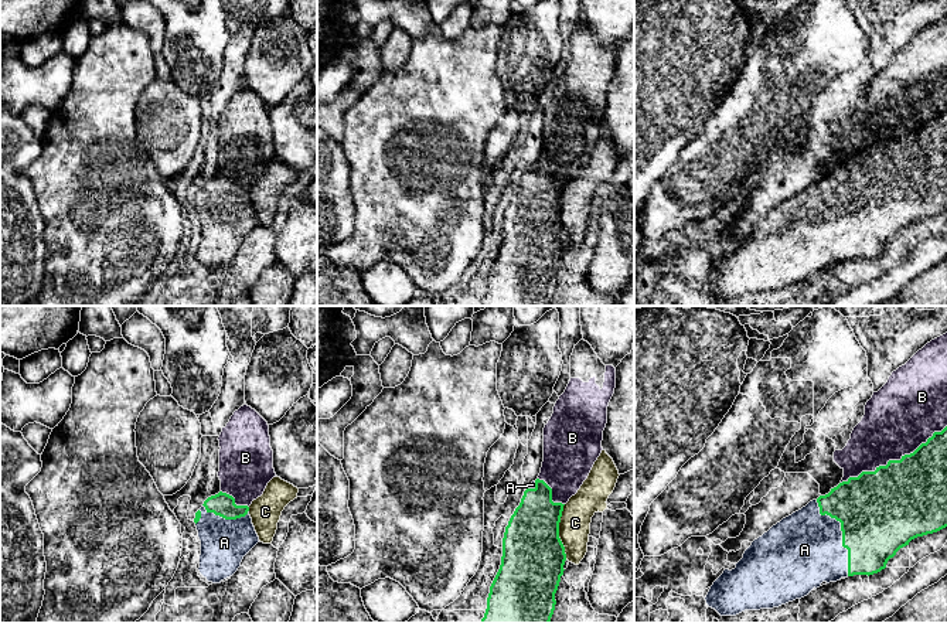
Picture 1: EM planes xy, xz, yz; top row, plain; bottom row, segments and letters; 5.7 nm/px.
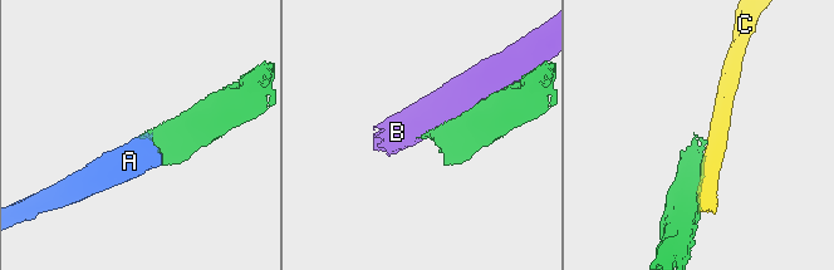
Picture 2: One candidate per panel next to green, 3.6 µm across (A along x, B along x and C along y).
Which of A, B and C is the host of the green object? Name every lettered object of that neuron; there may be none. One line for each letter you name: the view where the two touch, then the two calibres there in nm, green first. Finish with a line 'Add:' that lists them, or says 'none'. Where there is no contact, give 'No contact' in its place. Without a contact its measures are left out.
A: Touches green in yz. Thickness 480 nm (green) against 420 nm
Add: A

